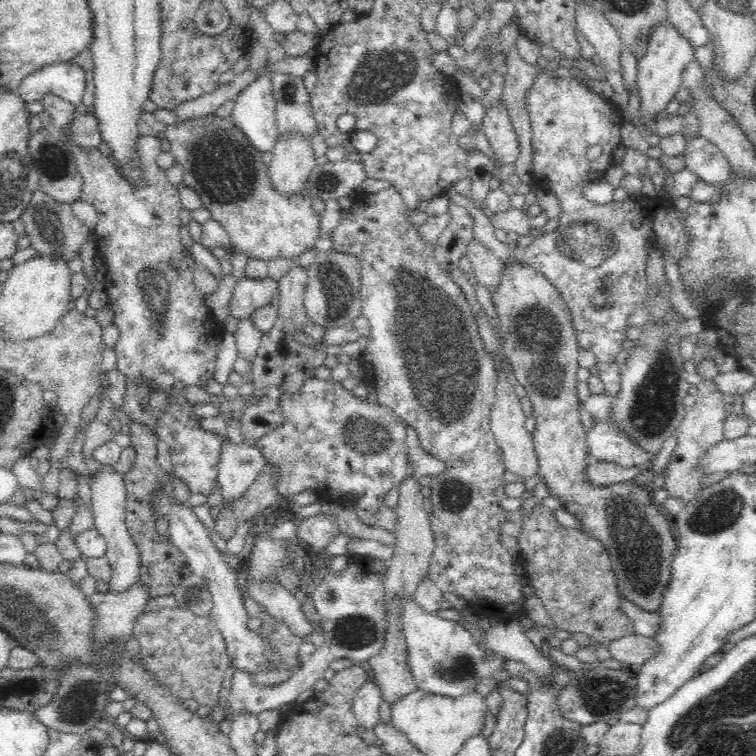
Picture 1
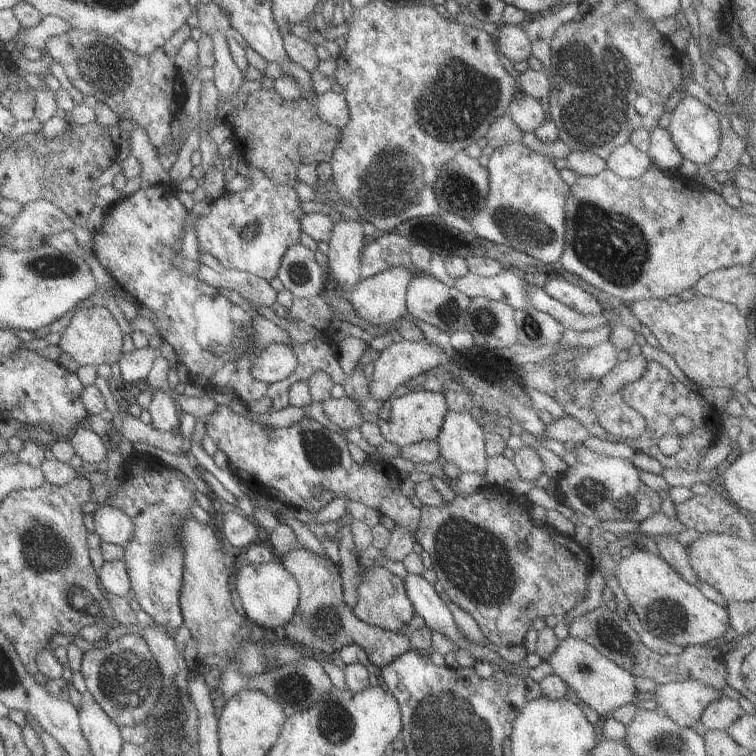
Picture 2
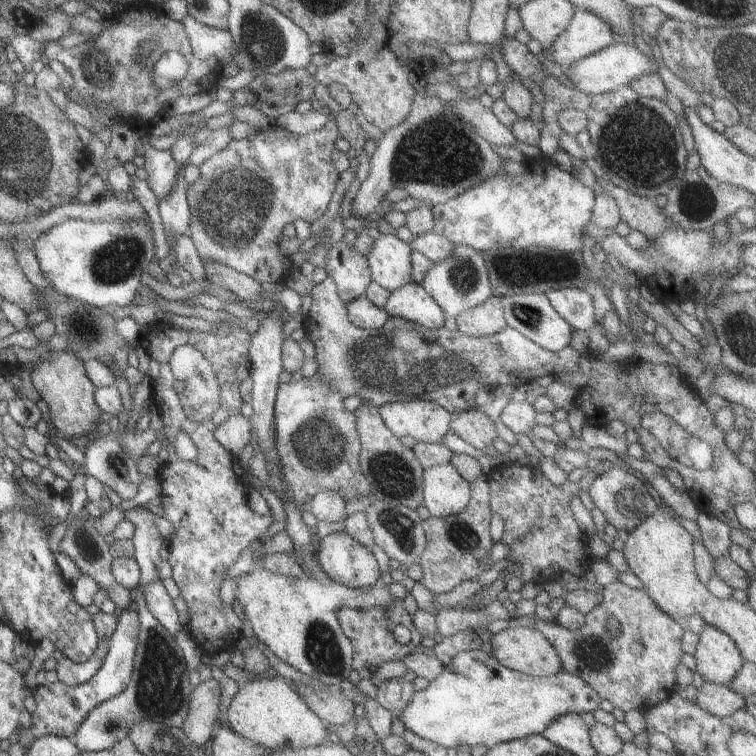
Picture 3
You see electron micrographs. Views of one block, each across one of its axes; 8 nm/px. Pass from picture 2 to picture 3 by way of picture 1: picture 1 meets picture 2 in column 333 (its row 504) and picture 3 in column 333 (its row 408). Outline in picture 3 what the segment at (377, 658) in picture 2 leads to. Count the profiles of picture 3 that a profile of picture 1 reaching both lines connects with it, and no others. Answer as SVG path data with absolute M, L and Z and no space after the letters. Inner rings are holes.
M335 531L318 542L316 560L331 581L362 590L379 583L379 567L370 549L355 542L345 532Z

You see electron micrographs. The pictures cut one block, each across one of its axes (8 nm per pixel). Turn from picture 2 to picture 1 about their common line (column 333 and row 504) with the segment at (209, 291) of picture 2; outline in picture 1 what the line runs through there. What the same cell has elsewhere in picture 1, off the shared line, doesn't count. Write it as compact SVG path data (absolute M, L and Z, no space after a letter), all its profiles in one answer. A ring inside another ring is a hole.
M319 377L308 378L302 386L302 392L296 395L295 398L282 398L282 411L286 417L286 424L282 428L278 428L272 432L268 438L260 439L257 442L257 449L264 457L268 464L277 466L282 473L282 481L279 483L279 492L284 496L294 496L305 490L314 490L317 492L318 499L332 500L344 505L345 507L353 508L358 514L360 520L373 521L374 516L378 513L380 506L384 504L384 498L392 490L397 488L402 483L403 478L410 471L408 463L408 446L406 446L406 429L407 424L387 406L380 405L372 398L360 399L356 397L351 390L348 390L342 383L341 379L334 377L326 378L326 380Z

